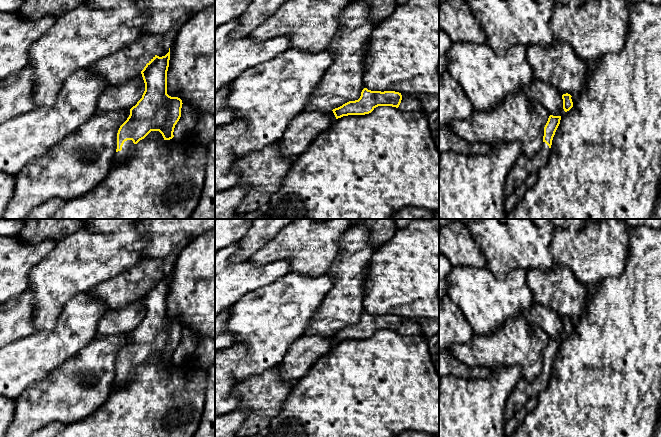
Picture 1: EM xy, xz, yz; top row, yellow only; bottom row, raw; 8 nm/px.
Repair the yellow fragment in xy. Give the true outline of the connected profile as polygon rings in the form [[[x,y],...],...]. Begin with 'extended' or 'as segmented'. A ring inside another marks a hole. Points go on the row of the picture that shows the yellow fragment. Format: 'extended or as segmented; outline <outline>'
extended; outline [[[170,48],[165,56],[155,55],[141,71],[145,91],[118,130],[113,167],[126,163],[135,152],[134,145],[151,131],[159,131],[164,140],[174,137],[174,128],[181,117],[183,103],[180,98],[167,94],[169,60]]]

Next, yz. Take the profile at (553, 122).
extended; outline [[[549,116],[544,127],[542,148],[532,160],[528,159],[522,152],[517,157],[516,162],[507,176],[507,182],[504,188],[505,197],[508,197],[517,187],[524,184],[531,173],[537,172],[538,169],[547,164],[552,140],[560,124],[560,120],[561,116]]]

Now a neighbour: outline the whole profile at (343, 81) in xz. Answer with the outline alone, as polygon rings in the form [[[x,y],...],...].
[[[365,1],[351,2],[339,18],[339,28],[331,39],[327,51],[335,54],[321,82],[314,89],[304,112],[329,113],[349,101],[358,100],[365,88],[365,56],[368,42],[378,24],[370,20],[370,5]]]

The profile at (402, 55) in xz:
[[[408,0],[373,30],[365,56],[365,88],[439,96],[439,0]]]

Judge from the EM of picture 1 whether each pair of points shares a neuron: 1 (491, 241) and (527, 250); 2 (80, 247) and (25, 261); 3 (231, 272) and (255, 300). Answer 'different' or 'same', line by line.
1: same
2: different
3: different

